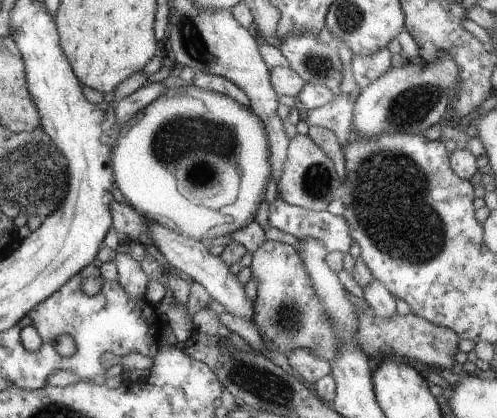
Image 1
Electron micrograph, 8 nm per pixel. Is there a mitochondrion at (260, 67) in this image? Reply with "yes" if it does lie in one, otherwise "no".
no

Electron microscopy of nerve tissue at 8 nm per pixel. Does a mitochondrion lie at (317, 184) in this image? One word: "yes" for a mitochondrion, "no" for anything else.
yes

